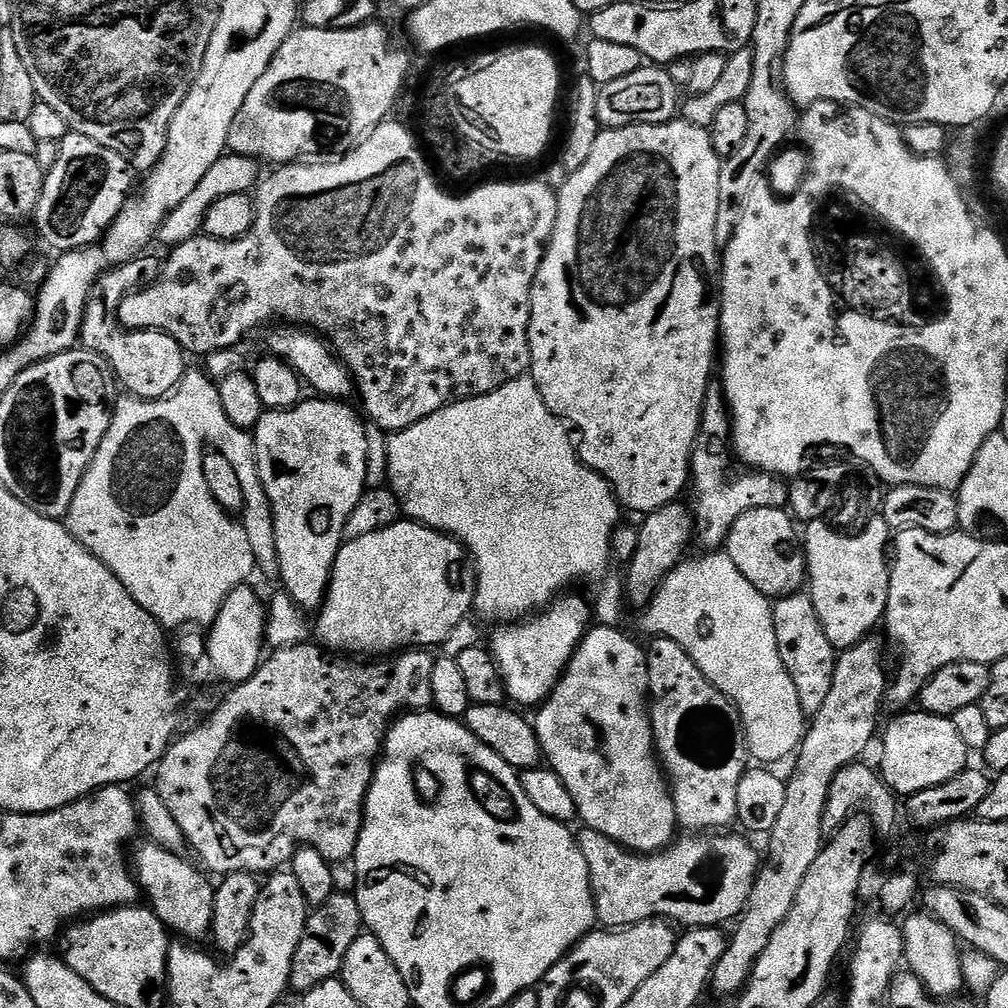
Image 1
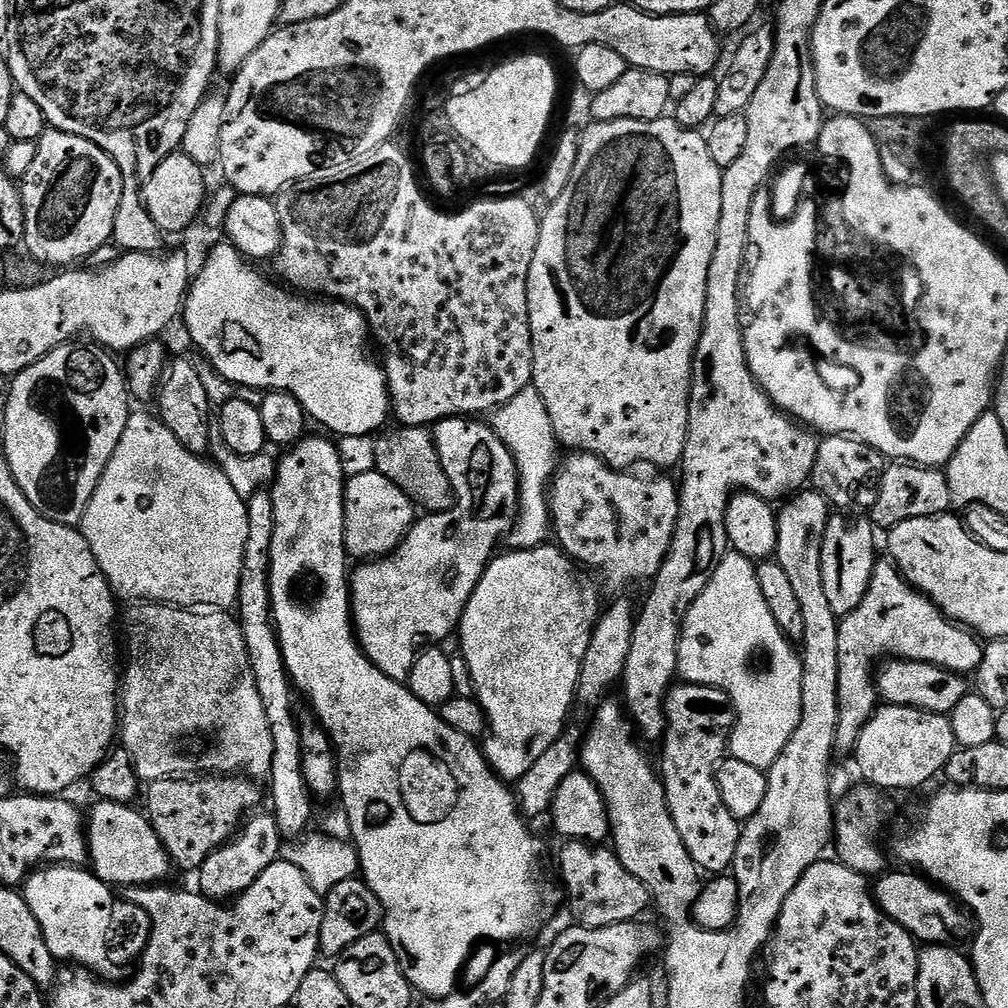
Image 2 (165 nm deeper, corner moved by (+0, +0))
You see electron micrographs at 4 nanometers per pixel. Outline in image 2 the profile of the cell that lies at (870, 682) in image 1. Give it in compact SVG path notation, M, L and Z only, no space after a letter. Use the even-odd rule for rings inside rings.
M880 558L870 578L866 598L858 610L840 620L838 630L838 730L836 746L851 753L864 724L878 707L874 669L885 658L917 660L937 664L951 672L975 673L982 662L984 644L969 629L949 620L930 597L912 587L891 559Z

